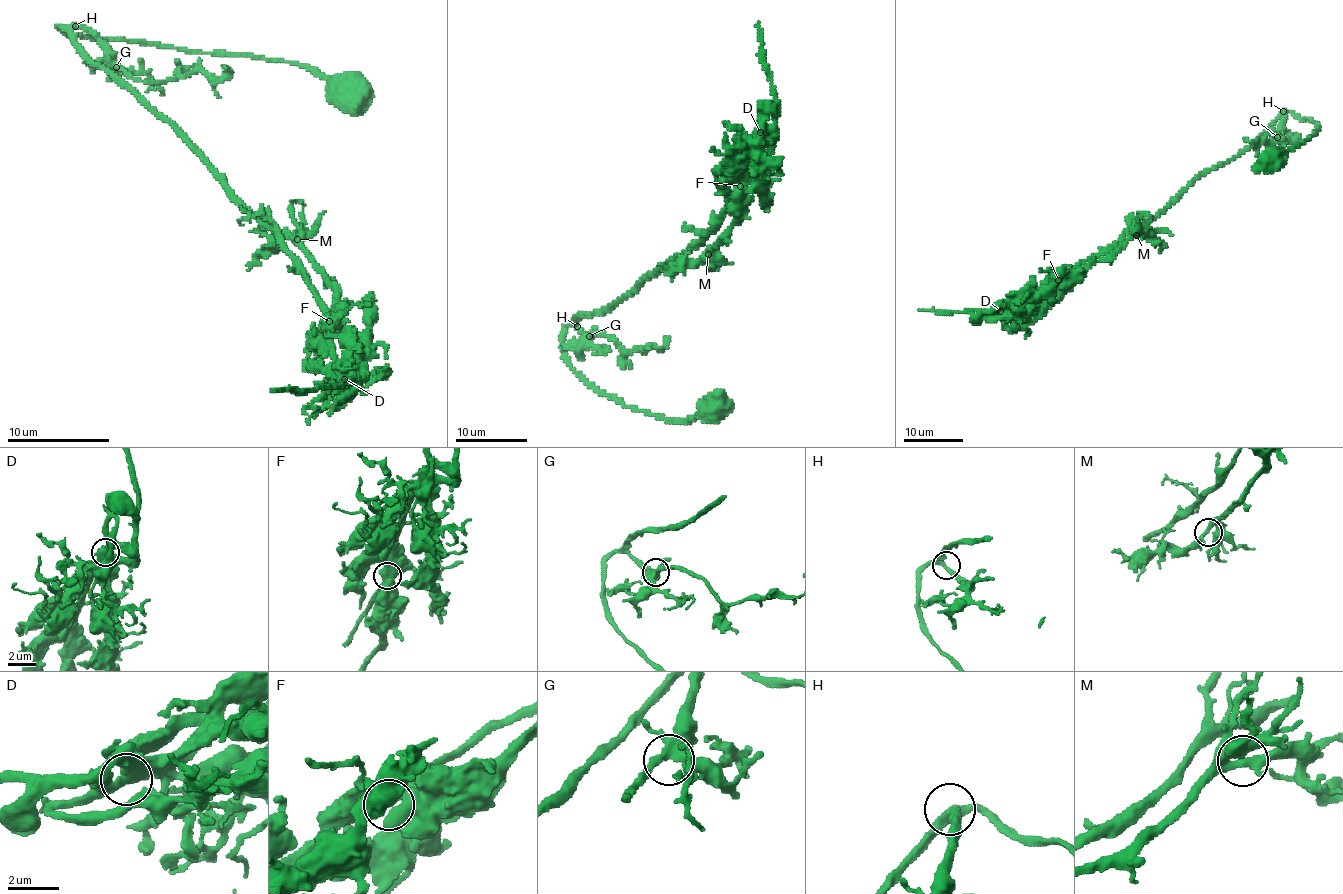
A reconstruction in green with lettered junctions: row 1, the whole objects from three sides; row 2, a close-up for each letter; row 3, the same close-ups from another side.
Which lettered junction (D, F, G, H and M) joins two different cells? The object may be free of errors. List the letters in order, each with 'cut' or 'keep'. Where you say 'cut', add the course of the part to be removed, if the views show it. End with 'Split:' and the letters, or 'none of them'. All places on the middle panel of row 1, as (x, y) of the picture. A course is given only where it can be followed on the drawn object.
D: keep
F: keep
G: keep
H: keep
M: keep
Split: none of them

